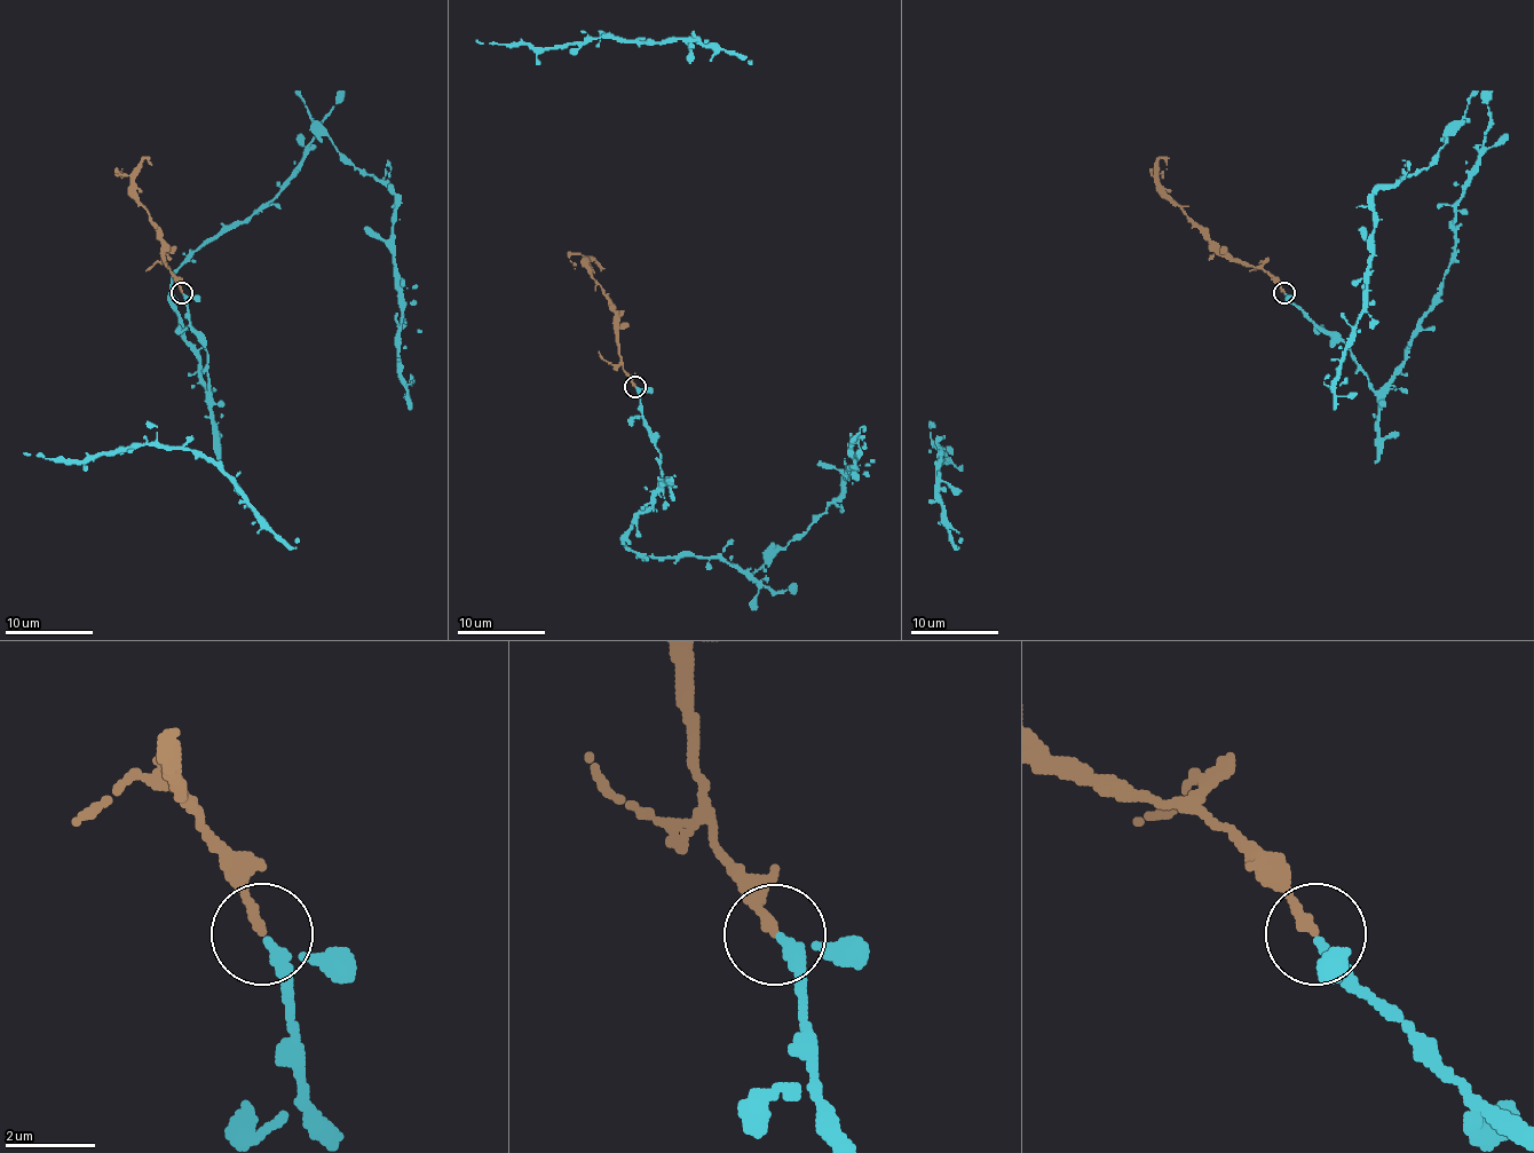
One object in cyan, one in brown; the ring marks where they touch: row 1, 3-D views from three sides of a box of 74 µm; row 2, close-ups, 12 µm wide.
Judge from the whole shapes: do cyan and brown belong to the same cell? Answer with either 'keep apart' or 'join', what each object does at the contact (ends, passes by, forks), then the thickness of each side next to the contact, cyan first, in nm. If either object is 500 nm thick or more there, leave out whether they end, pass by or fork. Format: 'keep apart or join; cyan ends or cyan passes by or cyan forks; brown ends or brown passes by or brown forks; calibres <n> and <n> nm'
join; cyan passes by; brown ends; calibres 240 and 240 nm

